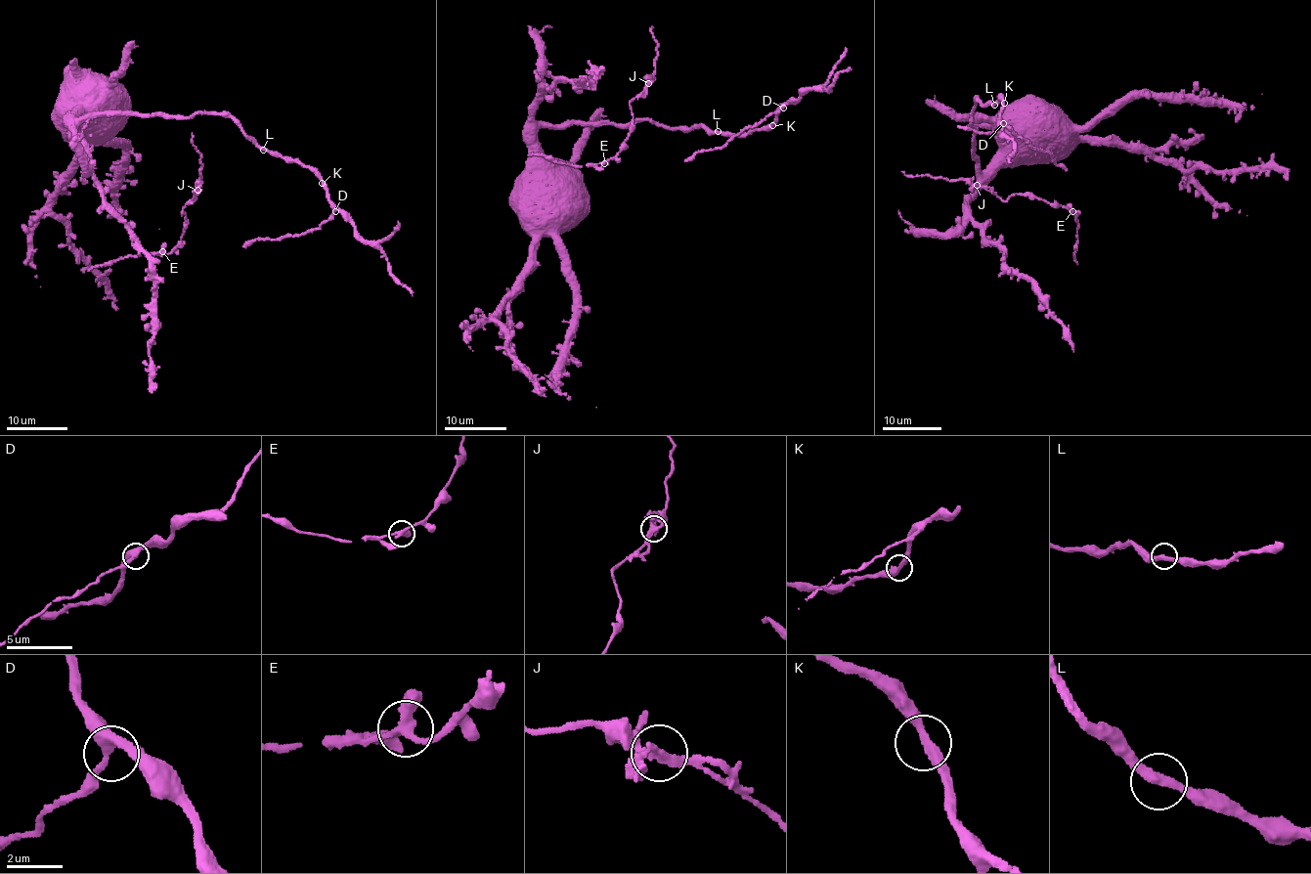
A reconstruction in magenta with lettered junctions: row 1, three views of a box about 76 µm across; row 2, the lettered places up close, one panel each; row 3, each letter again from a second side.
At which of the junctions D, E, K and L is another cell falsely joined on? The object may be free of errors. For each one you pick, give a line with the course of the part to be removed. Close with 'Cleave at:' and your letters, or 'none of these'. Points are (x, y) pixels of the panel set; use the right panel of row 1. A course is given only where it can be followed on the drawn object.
E: course (1072, 210), (1030, 197), (1027, 194), (1013, 194), (1001, 200), (985, 188), (958, 179), (907, 176), (901, 171)
Cleave at: E

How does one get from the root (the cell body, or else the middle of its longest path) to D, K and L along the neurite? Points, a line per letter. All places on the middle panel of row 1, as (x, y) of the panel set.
D: (544, 174), (546, 184), (539, 127), (651, 120), (748, 134), (772, 125), (783, 108)
K: (544, 174), (546, 184), (539, 127), (651, 120), (671, 127), (700, 125), (741, 134), (772, 125)
L: (544, 174), (546, 184), (546, 160), (536, 137), (539, 127), (651, 120), (671, 127), (700, 125), (717, 131)

